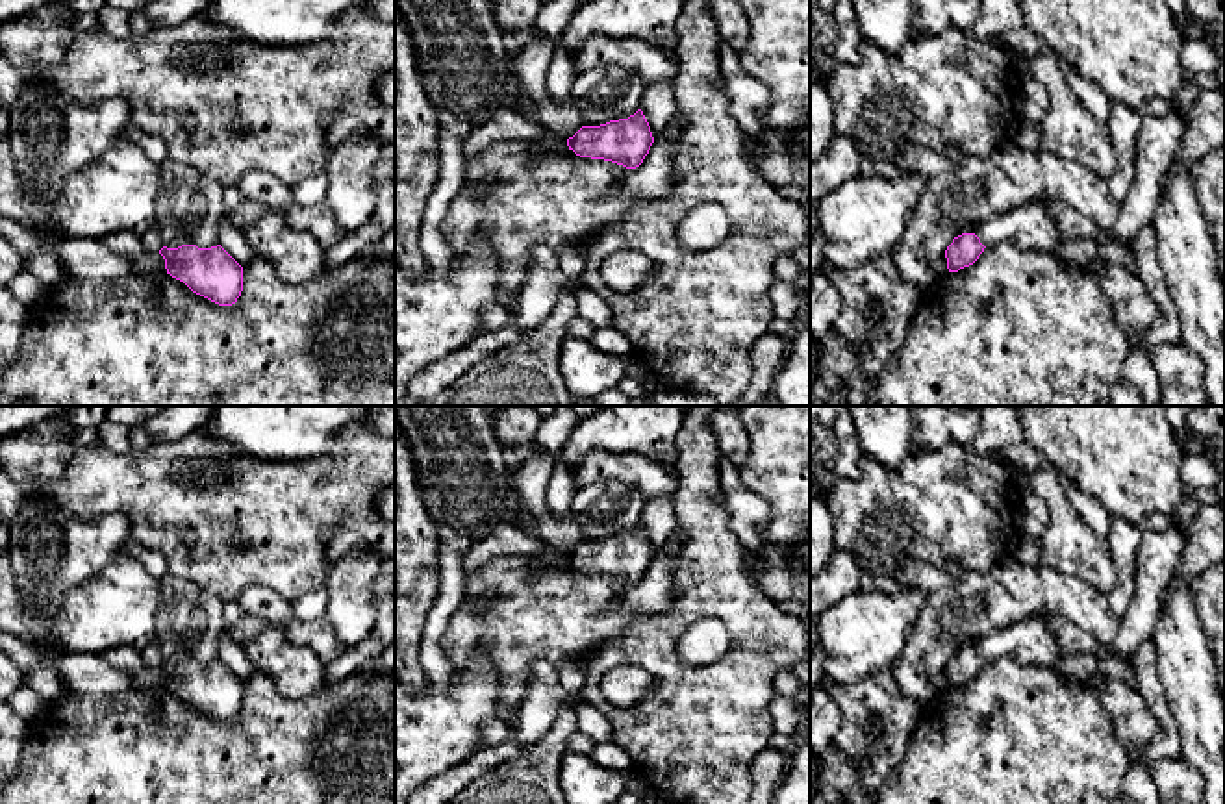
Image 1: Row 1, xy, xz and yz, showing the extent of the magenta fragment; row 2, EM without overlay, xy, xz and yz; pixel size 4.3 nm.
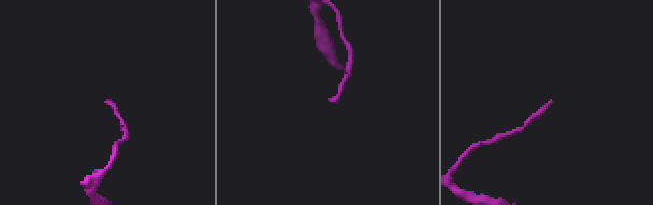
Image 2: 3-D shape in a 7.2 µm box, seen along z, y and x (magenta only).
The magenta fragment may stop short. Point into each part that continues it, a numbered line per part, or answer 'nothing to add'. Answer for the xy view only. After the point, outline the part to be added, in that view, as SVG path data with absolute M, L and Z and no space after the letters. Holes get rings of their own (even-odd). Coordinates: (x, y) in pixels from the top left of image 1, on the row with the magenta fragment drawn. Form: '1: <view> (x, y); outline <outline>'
nothing to add

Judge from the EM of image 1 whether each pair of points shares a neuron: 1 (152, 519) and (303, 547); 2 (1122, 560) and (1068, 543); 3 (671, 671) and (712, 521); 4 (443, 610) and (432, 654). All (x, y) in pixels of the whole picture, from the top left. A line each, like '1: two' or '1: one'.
1: one
2: two
3: one
4: one

